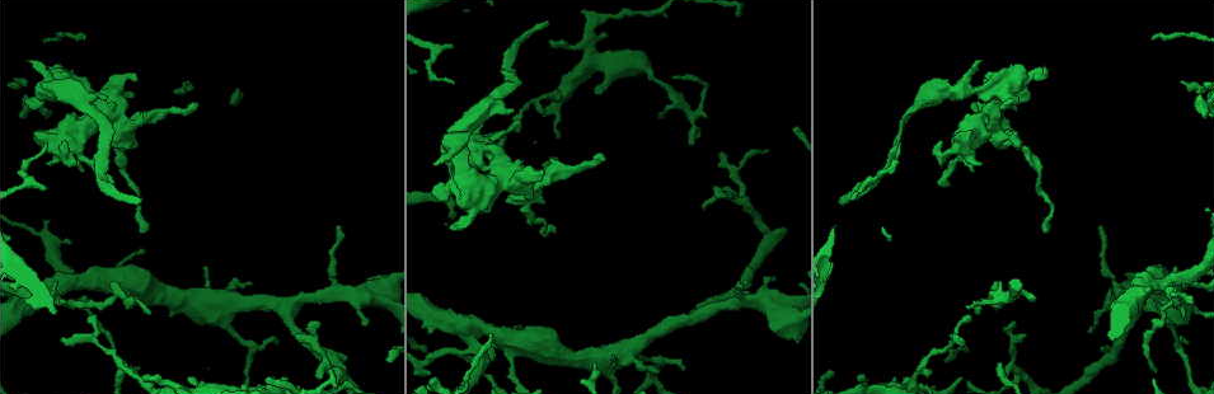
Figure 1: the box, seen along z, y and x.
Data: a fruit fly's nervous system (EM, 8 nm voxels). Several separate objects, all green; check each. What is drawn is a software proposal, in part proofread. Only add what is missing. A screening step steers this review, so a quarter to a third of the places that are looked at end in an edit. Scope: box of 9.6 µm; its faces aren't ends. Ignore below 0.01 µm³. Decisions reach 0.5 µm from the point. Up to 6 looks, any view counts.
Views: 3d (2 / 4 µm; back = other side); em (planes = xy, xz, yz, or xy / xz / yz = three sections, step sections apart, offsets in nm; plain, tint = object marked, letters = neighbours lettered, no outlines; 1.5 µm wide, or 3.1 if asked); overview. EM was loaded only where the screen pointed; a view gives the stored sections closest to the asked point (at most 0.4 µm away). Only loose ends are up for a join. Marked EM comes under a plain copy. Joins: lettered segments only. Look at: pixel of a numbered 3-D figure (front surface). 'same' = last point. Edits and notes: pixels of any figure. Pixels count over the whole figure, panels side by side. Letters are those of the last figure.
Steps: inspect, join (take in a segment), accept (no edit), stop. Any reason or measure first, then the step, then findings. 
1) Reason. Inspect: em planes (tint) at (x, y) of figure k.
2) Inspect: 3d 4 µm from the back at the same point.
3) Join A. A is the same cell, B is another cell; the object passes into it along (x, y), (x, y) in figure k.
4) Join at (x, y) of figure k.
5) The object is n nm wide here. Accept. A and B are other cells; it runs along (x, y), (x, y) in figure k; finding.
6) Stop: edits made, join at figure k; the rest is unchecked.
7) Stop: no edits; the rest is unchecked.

Branch stops here. Inspect: 3d 2 µm at (436, 164) of figure 1.

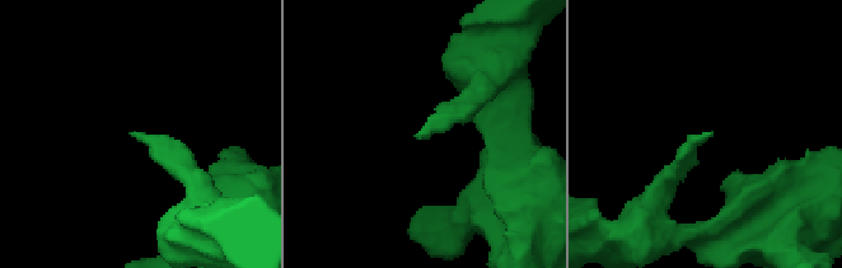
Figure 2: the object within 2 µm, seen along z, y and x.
Shape alone is not enough. Inspect: em planes (letters) at (131, 135) of figure 2.

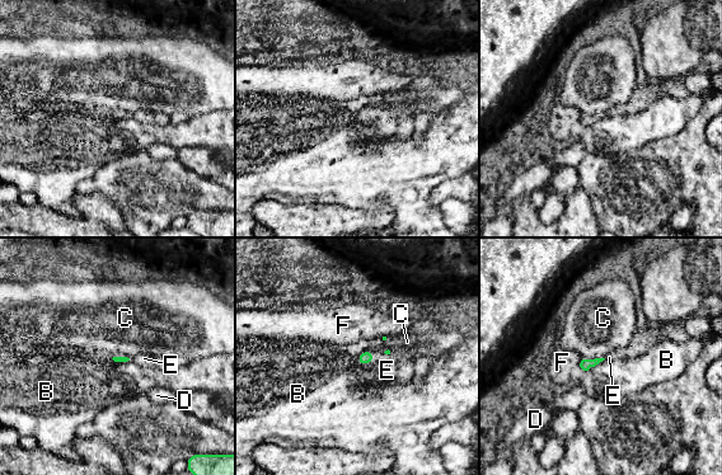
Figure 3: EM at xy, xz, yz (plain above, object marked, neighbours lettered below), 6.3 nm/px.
Join E. E is the same cell, B, C, D and F are other cells; the object passes into it along (366, 357), (371, 362), (387, 368) in figure 3; it goes on there.

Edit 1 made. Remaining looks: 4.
Inspect: em xz step 8 (letters) at (976, 313) of figure 1.

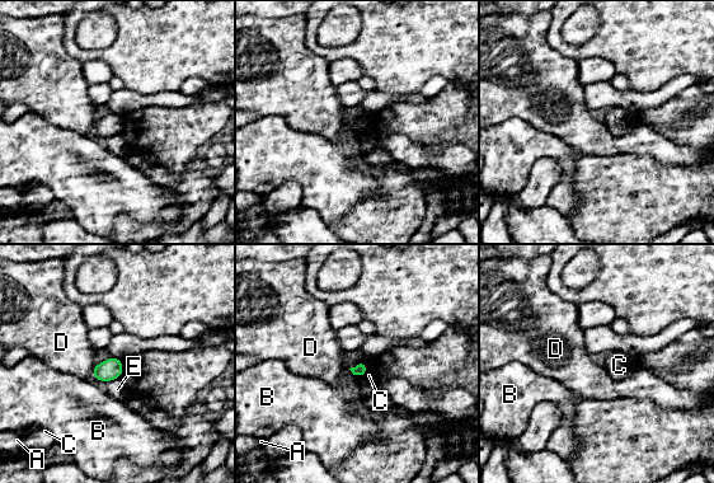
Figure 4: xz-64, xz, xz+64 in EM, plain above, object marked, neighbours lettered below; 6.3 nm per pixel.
Accept. A, B, C, D and E are other cells; a border runs along (348, 369), (361, 378) in figure 4; no lettered segment goes on from it.

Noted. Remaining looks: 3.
Stop: edits made, join at figure 3; the rest is unchecked.

